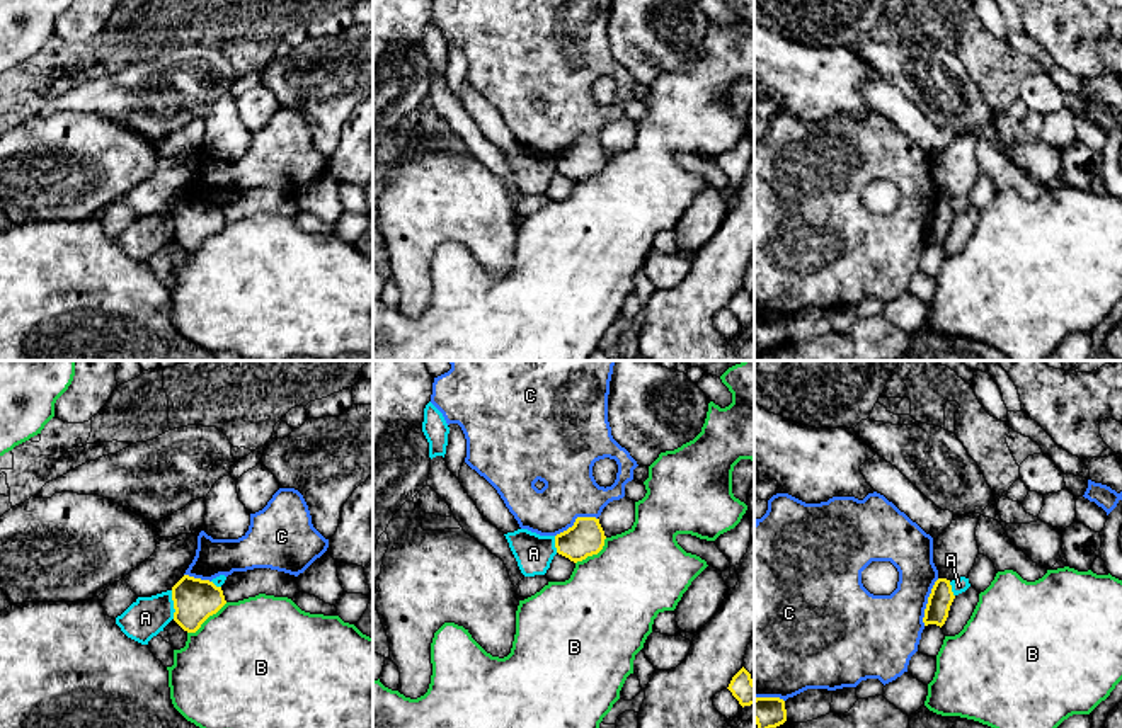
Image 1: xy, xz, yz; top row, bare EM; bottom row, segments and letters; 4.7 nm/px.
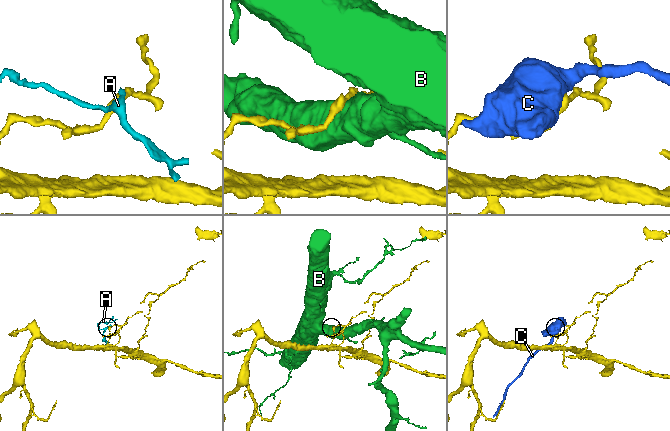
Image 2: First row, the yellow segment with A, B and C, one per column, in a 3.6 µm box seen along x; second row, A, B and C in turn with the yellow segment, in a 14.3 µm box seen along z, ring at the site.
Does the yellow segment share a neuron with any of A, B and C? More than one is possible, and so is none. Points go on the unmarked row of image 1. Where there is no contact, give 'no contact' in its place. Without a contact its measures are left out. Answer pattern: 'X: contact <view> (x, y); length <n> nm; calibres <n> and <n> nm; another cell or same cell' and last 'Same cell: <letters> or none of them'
A: contact xy (174, 223); length 140 nm; calibres 200 and 190 nm; another cell
B: contact xy (206, 237); length 240 nm; calibres 200 and 480 nm; another cell
C: contact yz (928, 221); length 240 nm; calibres 120 and 340 nm; another cell
Same cell: none of them

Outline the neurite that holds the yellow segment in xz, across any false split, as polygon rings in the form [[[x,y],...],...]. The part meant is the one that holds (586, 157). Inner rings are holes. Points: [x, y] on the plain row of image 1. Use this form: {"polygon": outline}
{"polygon": [[[577,136],[574,145],[555,155],[557,172],[577,182],[598,173],[604,165],[604,150],[596,136]]]}

